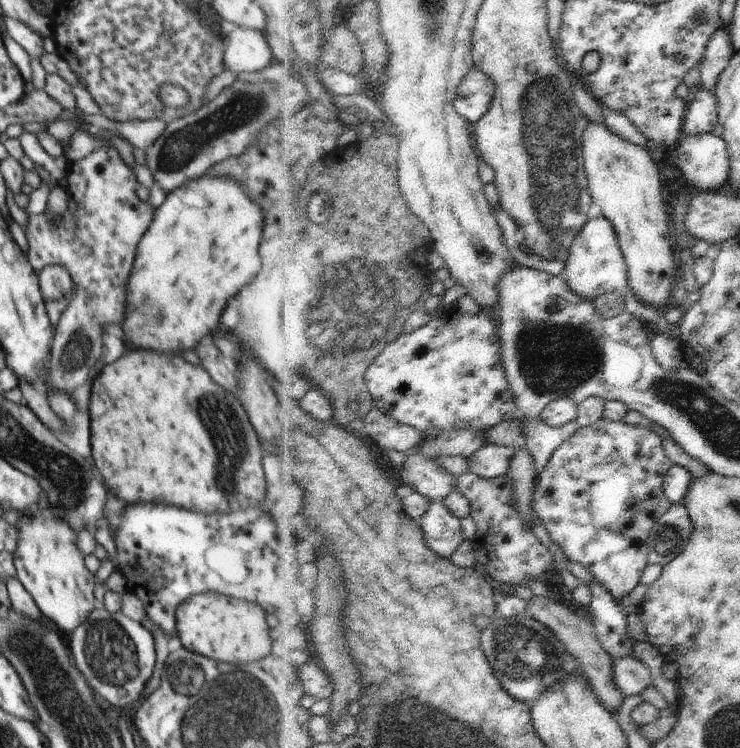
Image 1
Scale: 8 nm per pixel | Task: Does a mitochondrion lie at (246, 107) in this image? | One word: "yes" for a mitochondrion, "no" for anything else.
yes

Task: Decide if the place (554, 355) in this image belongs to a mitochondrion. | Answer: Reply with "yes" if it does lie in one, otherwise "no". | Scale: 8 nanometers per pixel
yes

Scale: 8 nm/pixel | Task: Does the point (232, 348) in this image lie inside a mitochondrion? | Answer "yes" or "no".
no

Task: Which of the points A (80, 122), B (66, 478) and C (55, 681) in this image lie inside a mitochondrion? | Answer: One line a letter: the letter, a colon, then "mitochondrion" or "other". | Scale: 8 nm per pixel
A: other
B: mitochondrion
C: mitochondrion

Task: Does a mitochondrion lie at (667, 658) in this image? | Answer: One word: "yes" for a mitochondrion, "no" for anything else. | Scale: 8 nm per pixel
no

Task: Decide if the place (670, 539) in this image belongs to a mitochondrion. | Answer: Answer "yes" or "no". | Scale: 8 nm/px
yes

